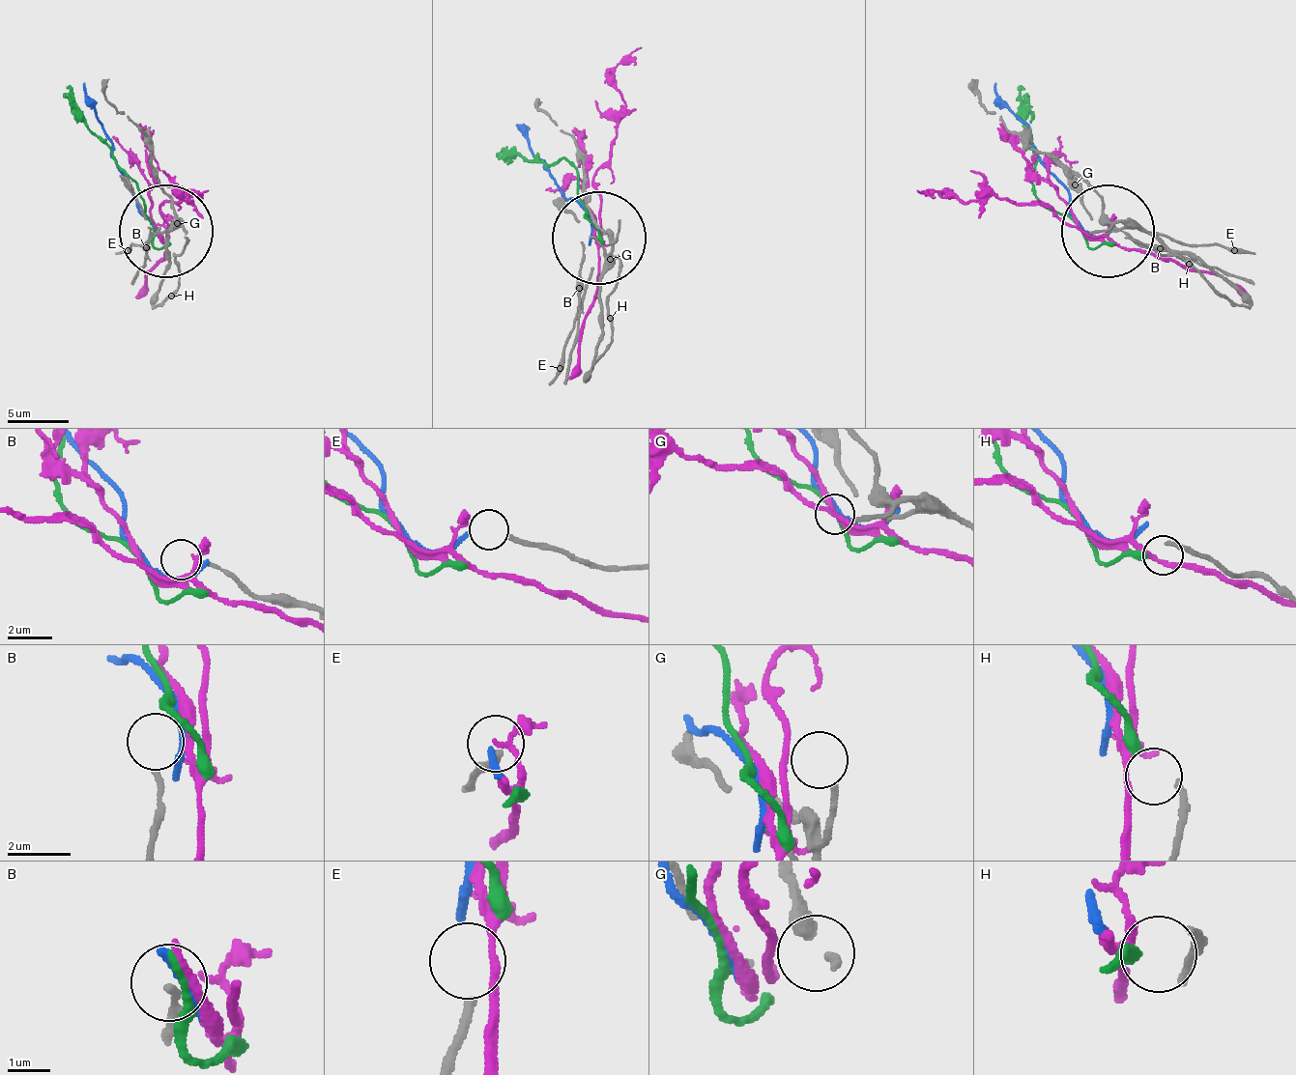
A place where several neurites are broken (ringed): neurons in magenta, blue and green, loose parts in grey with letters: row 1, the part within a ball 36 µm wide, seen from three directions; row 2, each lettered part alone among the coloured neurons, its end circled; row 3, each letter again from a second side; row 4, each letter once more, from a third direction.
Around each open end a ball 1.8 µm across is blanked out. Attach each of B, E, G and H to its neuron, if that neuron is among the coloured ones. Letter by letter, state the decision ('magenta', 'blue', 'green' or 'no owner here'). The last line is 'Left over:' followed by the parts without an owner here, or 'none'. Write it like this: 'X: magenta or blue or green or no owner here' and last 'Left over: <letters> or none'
B: no owner here
E: blue
G: no owner here
H: green
Left over: B, G

